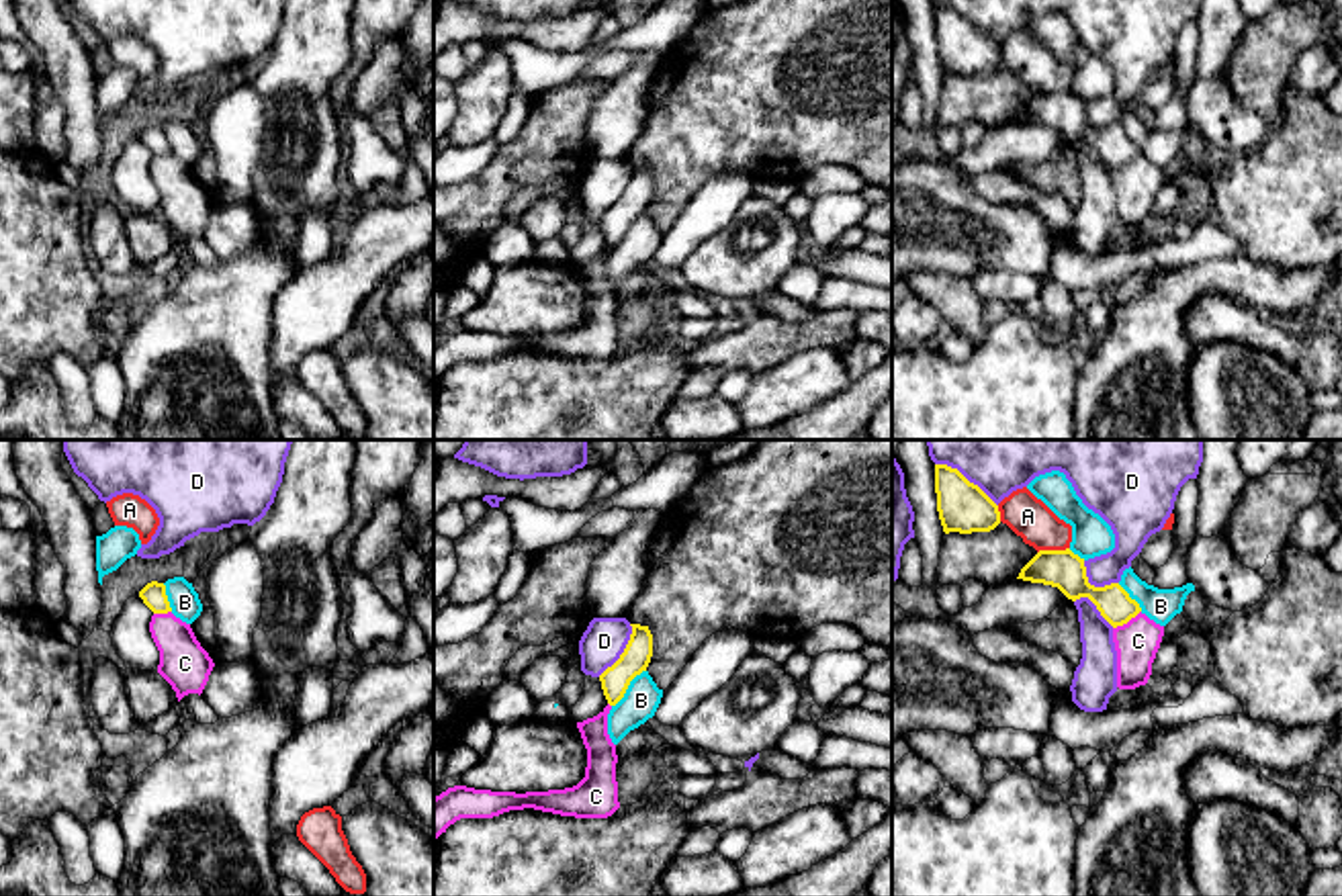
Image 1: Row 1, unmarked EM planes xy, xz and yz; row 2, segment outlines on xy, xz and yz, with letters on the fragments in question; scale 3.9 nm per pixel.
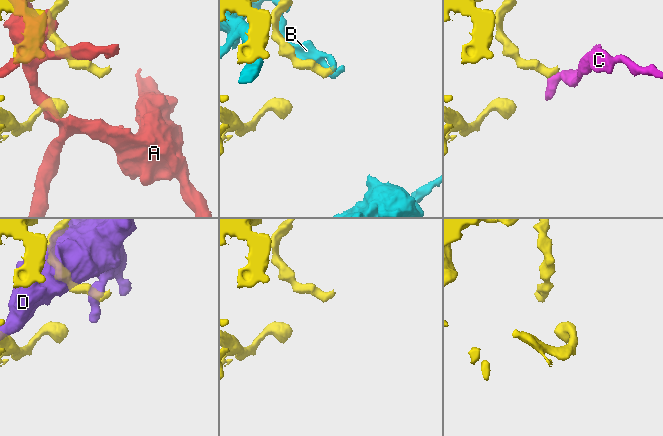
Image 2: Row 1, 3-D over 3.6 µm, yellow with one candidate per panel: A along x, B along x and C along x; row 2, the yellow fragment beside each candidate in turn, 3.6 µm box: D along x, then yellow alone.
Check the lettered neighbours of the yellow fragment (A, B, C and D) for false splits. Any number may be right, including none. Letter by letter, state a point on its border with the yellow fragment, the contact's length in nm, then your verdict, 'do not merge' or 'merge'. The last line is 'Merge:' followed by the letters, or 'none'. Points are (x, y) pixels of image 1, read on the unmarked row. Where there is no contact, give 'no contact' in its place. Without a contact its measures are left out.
A: contact yz (1052, 93); length 130 nm; do not merge
B: contact xz (627, 230); length 200 nm; do not merge
C: contact yz (1126, 164); length 130 nm; do not merge
D: contact yz (964, 19); length 300 nm; do not merge
Merge: none

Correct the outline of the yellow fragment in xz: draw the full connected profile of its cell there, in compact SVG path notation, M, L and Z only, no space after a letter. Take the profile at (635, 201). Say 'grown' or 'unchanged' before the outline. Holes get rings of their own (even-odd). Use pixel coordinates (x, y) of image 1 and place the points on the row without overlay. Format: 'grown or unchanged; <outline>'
unchanged; M630 168L632 176L624 194L599 217L601 231L610 248L616 248L624 239L630 223L646 213L653 198L653 176L648 168Z

